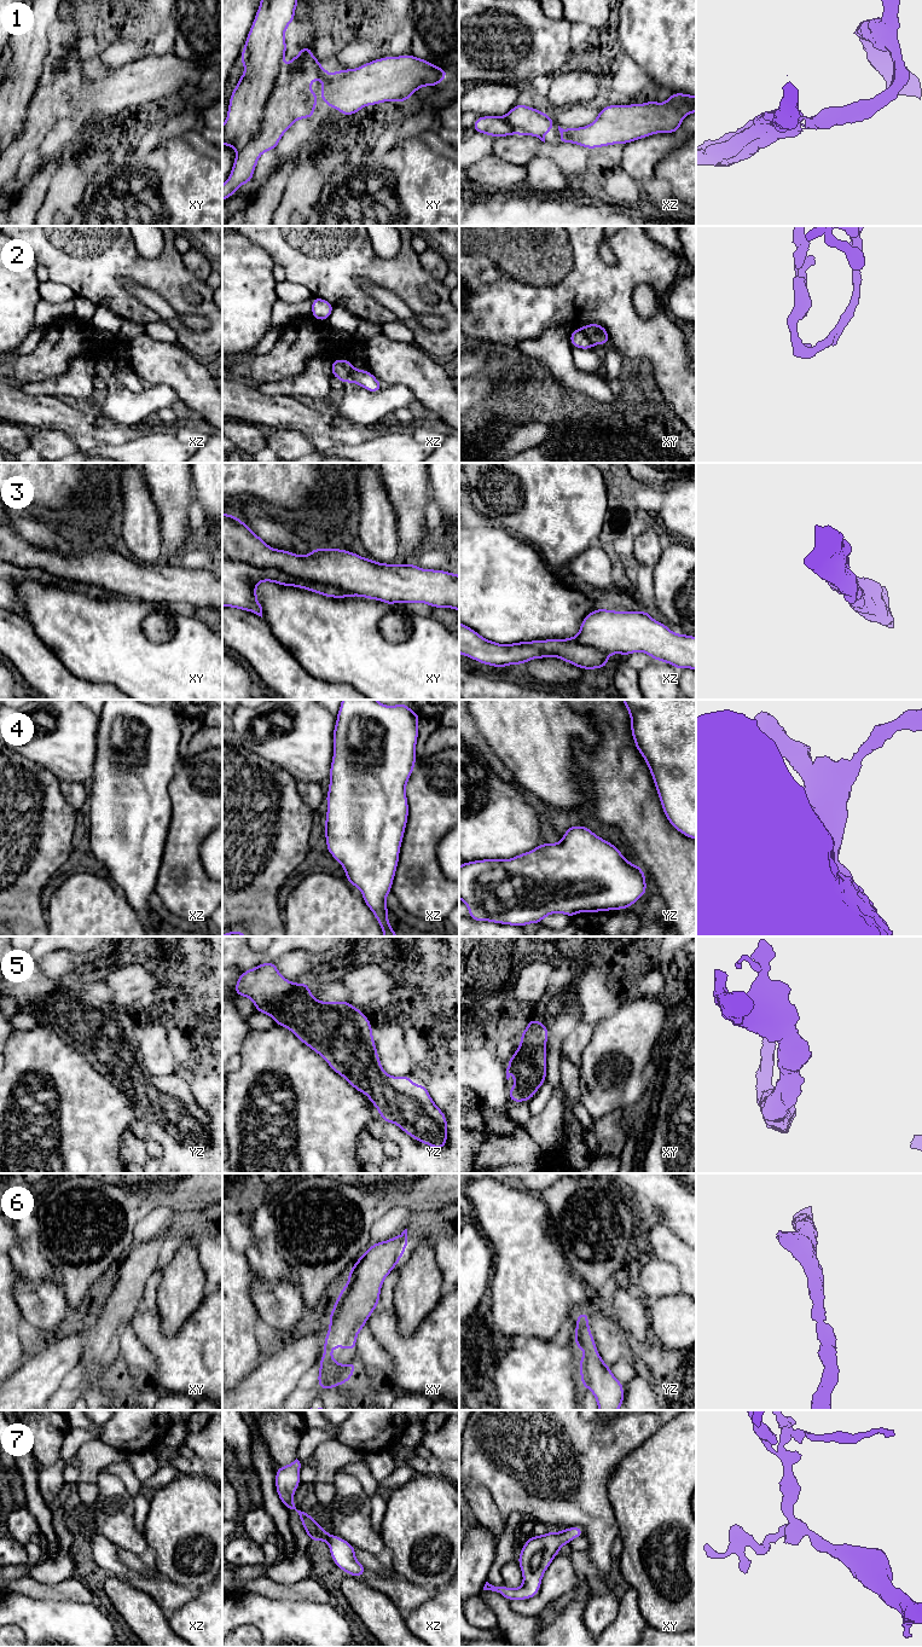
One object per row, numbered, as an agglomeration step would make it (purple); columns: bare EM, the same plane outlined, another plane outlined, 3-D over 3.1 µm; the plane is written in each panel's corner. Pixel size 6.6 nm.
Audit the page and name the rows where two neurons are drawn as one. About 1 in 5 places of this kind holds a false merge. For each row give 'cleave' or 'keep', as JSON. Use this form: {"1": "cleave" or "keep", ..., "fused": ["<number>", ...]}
{"1": "keep", "2": "cleave", "3": "keep", "4": "keep", "5": "keep", "6": "keep", "7": "keep", "fused": ["2"]}

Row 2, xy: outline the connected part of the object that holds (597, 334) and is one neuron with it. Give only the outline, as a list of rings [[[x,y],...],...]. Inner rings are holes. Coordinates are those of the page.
[[[592,323],[584,325],[580,330],[588,336],[593,346],[599,343],[609,346],[609,335],[604,326]]]

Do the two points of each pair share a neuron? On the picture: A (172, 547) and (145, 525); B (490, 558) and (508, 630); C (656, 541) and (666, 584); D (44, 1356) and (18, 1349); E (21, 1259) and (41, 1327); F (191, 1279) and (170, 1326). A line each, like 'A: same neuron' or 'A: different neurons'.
A: different neurons
B: same neuron
C: different neurons
D: different neurons
E: same neuron
F: same neuron

